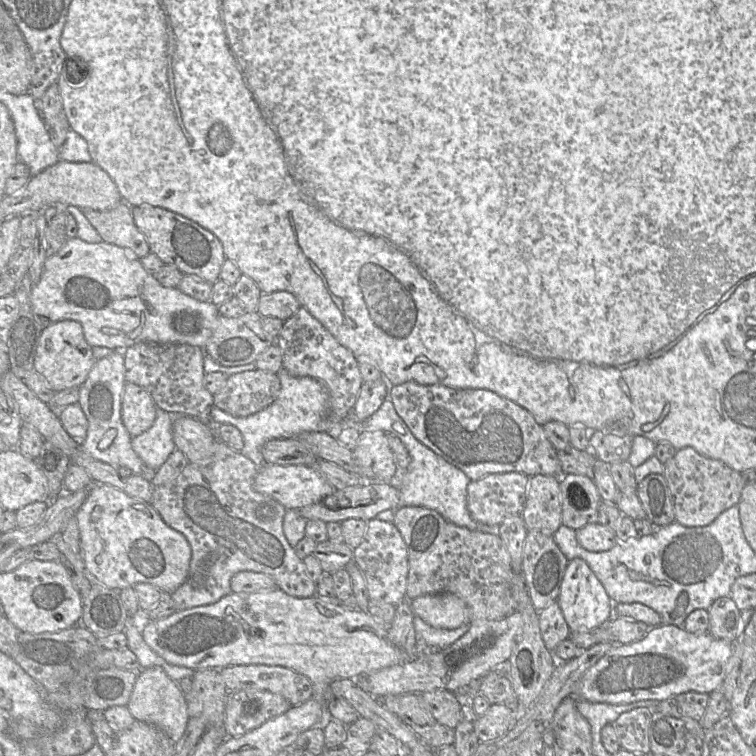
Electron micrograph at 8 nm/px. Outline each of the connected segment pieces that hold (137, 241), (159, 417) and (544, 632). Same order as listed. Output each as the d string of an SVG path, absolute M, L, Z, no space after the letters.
M121 201L108 211L81 209L102 238L102 241L130 249L137 259L150 253L144 234L137 228L131 206Z
M156 407L156 418L152 427L131 438L132 449L148 470L158 470L176 449L172 426L182 416L187 415L169 413Z
M557 600L539 611L538 618L542 640L551 653L562 641L570 639L571 631Z

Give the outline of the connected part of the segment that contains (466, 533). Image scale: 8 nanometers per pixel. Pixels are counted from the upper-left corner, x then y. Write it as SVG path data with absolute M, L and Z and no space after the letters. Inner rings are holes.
M404 506L395 510L393 524L400 532L408 551L408 576L406 598L437 594L452 593L461 598L469 611L469 623L474 620L499 620L507 617L513 611L512 579L510 555L495 531L469 530L457 526L437 511L421 506Z

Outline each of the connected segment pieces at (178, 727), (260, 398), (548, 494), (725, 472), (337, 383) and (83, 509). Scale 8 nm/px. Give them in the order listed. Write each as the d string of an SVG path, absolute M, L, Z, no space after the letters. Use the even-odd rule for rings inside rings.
M160 666L139 670L127 707L136 720L157 726L174 742L182 737L189 720L184 694Z
M254 369L228 376L224 387L213 395L216 407L235 417L245 417L271 405L278 397L278 374Z
M542 474L530 477L522 513L527 531L554 535L562 525L561 516L560 477Z
M684 447L678 449L664 465L663 476L673 497L675 522L686 527L707 526L740 501L745 487L742 473L720 460L706 457L692 447Z
M305 308L287 319L275 340L283 354L282 367L294 377L312 377L322 382L329 393L326 420L330 431L337 431L351 417L352 409L363 384L358 362L354 354L341 345L336 338Z
M95 483L76 513L85 571L101 584L122 590L137 583L149 583L173 593L186 580L191 546L186 537L168 526L152 504L130 497L120 489Z

